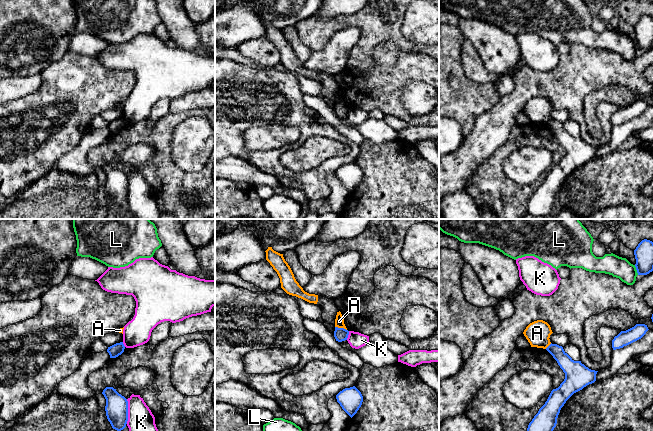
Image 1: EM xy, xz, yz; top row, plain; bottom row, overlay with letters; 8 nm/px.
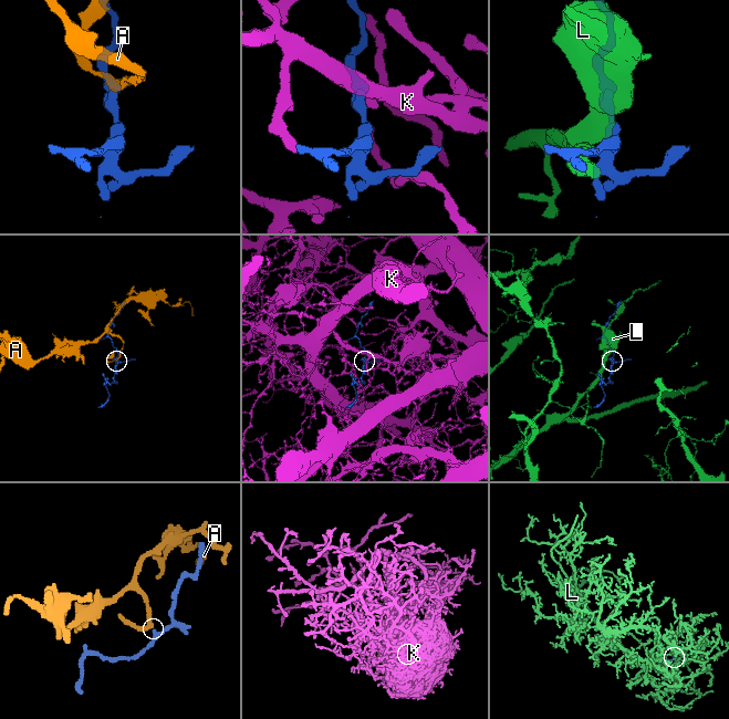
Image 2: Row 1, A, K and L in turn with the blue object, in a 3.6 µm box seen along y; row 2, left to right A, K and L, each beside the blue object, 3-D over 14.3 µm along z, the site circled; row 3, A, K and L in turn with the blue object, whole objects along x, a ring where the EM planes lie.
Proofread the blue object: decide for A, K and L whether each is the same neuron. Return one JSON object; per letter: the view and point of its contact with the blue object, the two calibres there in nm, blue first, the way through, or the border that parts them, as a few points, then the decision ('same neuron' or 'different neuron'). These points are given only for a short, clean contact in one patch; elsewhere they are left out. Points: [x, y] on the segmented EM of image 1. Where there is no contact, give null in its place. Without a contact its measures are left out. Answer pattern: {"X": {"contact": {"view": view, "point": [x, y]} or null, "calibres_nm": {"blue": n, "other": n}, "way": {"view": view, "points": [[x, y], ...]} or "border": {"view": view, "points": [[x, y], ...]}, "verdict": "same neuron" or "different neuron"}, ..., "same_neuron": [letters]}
{"A": {"contact": {"view": "xz", "point": [341, 328]}, "calibres_nm": {"blue": 110, "other": 80}, "border": {"view": "xz", "points": [[335, 326], [346, 330]]}, "verdict": "different neuron"}, "K": {"contact": {"view": "xy", "point": [127, 411]}, "calibres_nm": {"blue": 180, "other": 200}, "verdict": "different neuron"}, "L": {"contact": {"view": "yz", "point": [636, 269]}, "calibres_nm": {"blue": 150, "other": 170}, "verdict": "different neuron"}, "same_neuron": []}

